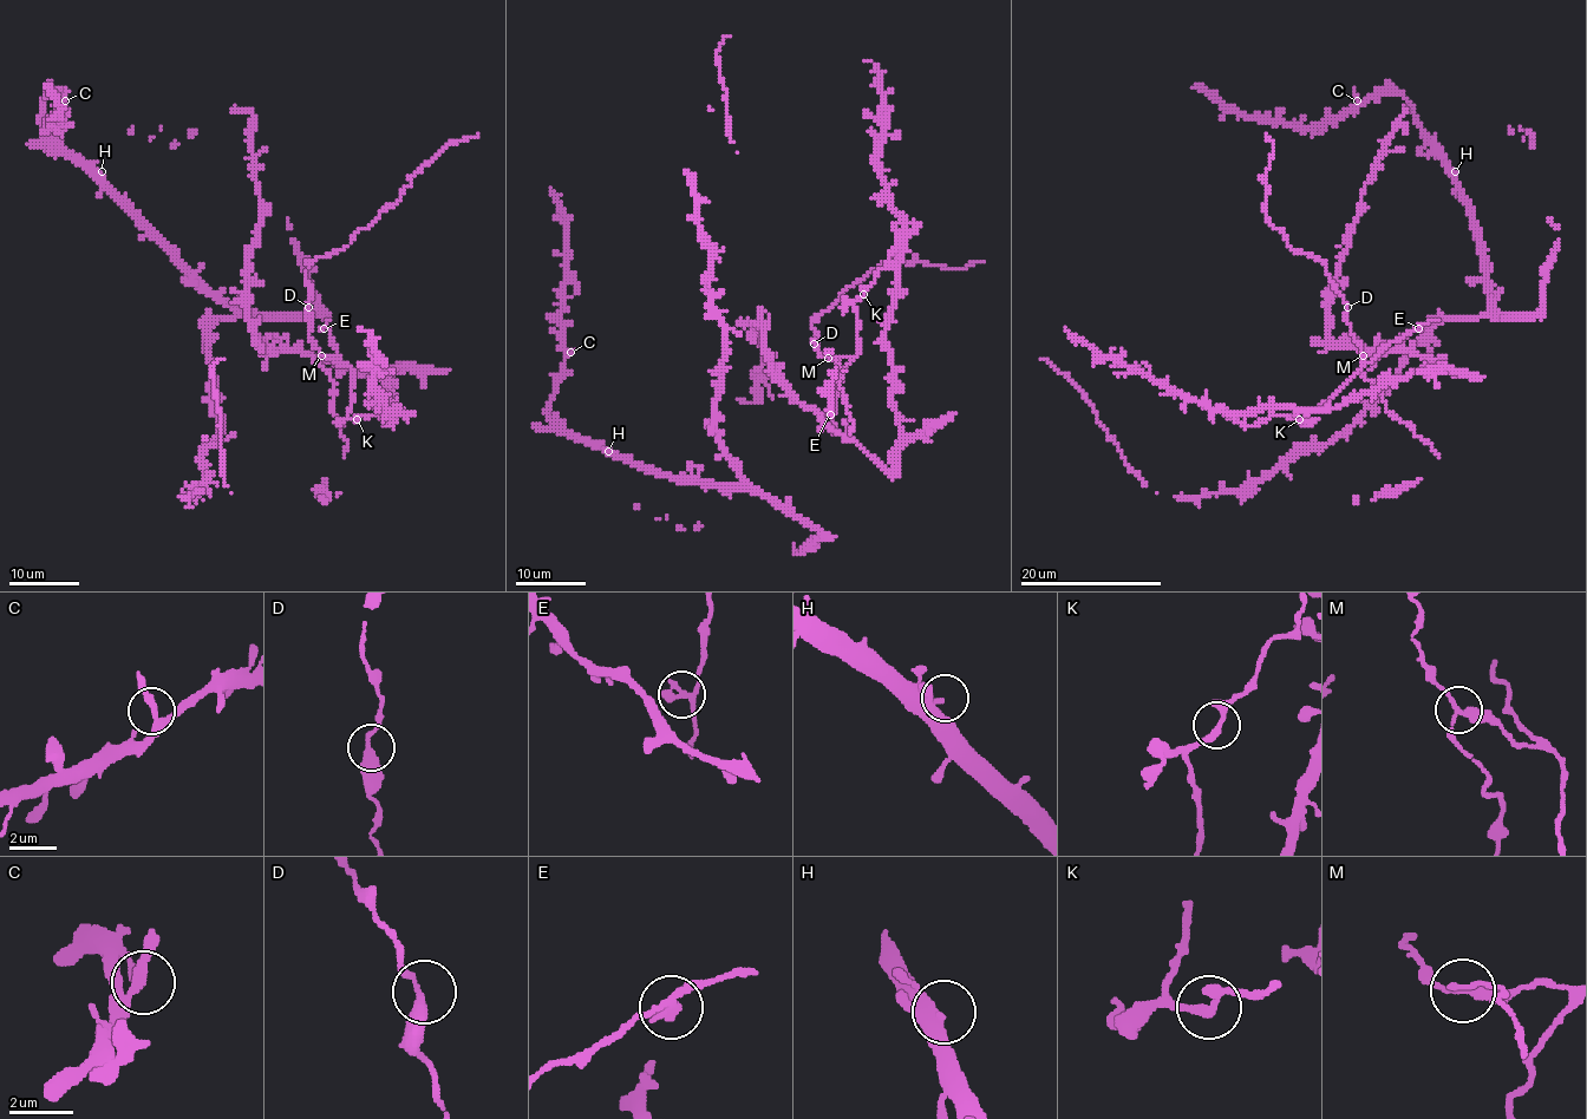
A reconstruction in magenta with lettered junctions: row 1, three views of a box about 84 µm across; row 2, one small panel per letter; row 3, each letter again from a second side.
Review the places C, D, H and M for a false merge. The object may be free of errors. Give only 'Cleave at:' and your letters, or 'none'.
Cleave at: M

